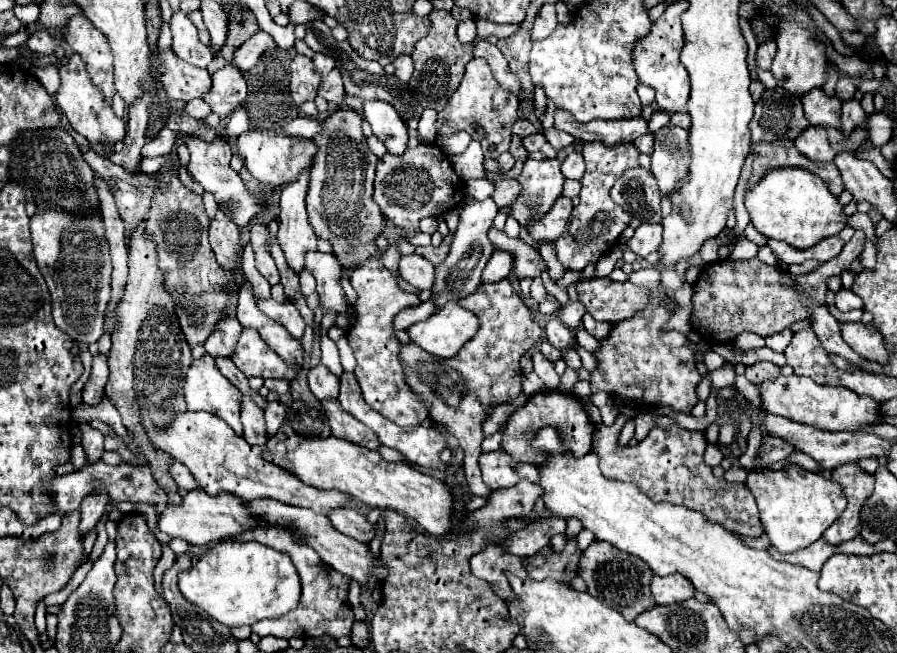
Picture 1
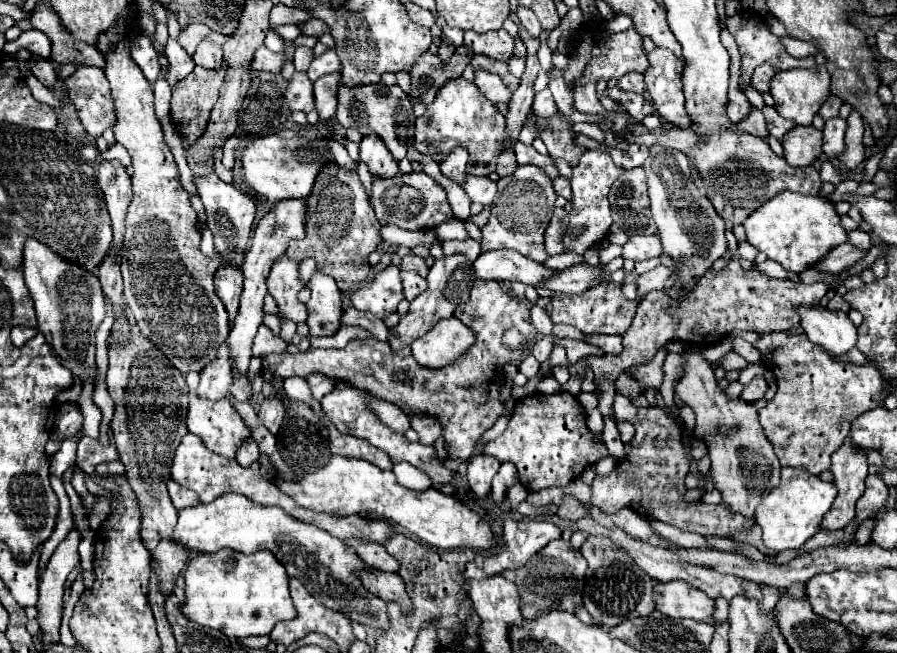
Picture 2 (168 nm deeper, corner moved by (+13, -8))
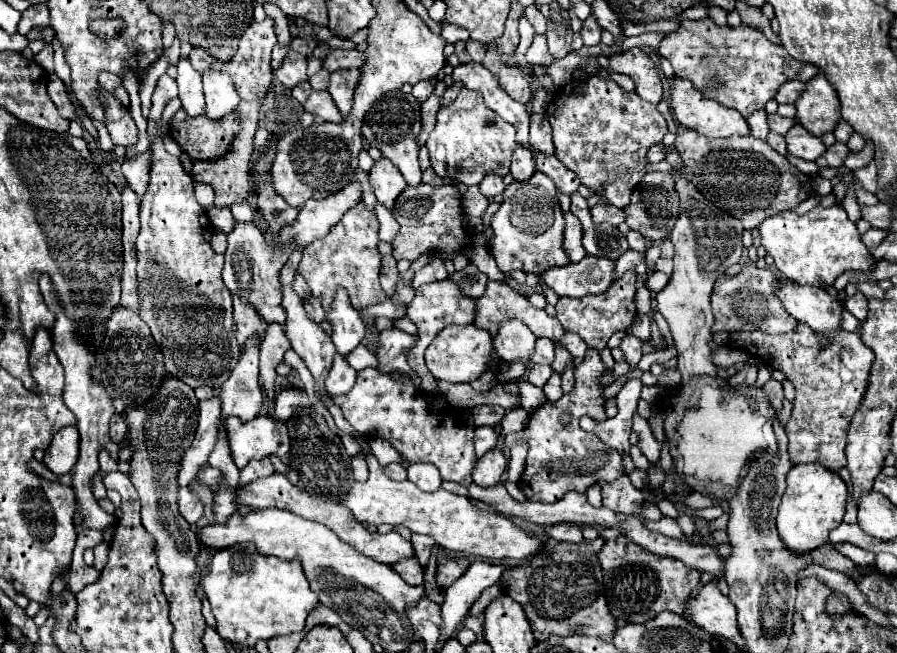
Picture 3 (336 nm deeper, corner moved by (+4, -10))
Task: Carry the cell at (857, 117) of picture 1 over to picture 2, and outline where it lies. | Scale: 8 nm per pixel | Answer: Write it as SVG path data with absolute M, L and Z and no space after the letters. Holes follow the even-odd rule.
M842 118L826 120L822 152L830 158L830 162L832 162L834 166L842 166L842 164L836 160L836 156L838 156L840 152L844 152L844 132L846 132L846 120L842 120Z

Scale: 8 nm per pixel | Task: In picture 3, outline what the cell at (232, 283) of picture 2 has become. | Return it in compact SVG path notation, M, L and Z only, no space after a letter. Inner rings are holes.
M233 294L233 322L235 322L235 336L241 348L247 338L265 334L265 326L259 322L255 308L237 294Z

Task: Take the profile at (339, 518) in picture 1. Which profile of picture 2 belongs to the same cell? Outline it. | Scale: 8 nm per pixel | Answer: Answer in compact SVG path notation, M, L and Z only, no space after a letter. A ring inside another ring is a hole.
M346 540L346 544L352 544L354 550L358 552L358 556L372 568L378 568L384 572L398 572L400 570L400 562L394 556L390 556L386 552L386 548L380 544L366 544L360 540Z

